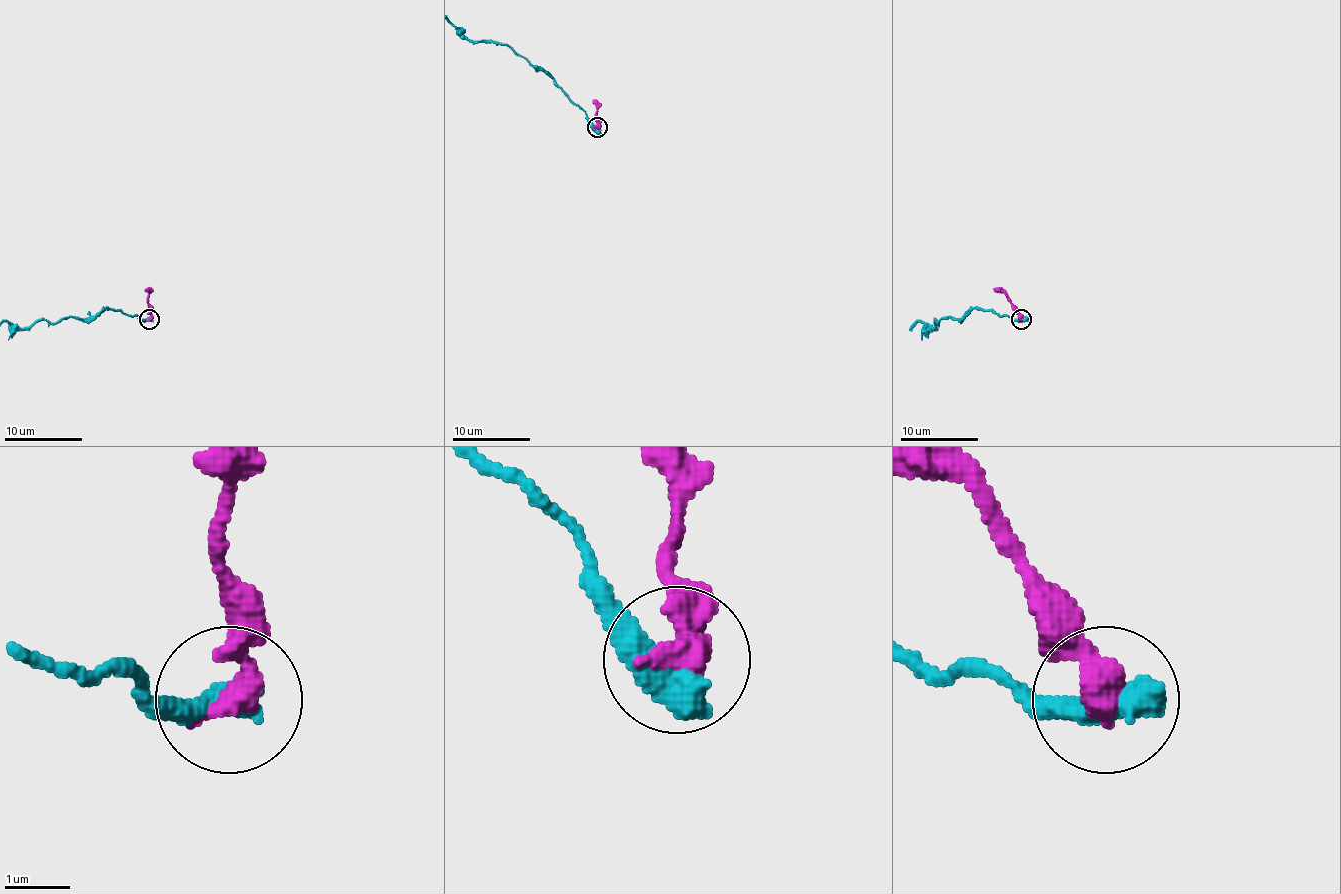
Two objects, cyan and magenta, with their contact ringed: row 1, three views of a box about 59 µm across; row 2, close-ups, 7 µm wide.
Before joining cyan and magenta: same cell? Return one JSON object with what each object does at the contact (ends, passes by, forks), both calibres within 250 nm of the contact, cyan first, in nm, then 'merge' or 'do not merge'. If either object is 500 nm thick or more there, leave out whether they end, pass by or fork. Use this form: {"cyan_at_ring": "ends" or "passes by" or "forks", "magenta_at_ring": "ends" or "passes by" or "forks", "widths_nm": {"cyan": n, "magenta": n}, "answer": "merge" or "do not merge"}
{"widths_nm": {"cyan": 600, "magenta": 460}, "answer": "do not merge"}

